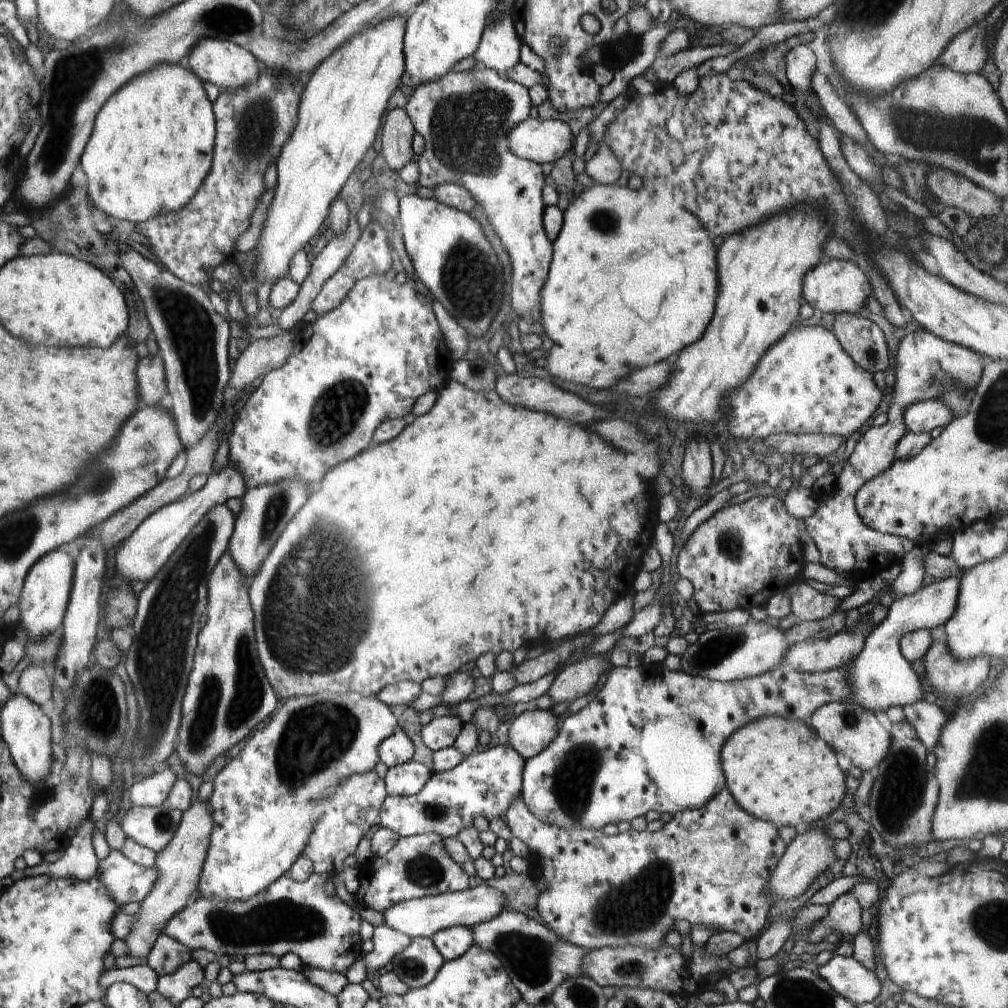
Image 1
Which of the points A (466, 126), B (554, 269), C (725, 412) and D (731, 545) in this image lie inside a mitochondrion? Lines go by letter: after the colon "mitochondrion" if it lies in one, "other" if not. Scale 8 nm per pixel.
A: mitochondrion
B: other
C: other
D: mitochondrion

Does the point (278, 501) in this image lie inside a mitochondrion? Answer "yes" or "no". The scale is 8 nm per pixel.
yes

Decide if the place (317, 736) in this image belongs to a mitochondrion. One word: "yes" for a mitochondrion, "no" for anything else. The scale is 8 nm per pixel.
yes

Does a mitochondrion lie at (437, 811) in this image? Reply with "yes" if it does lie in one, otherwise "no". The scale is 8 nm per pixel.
yes

